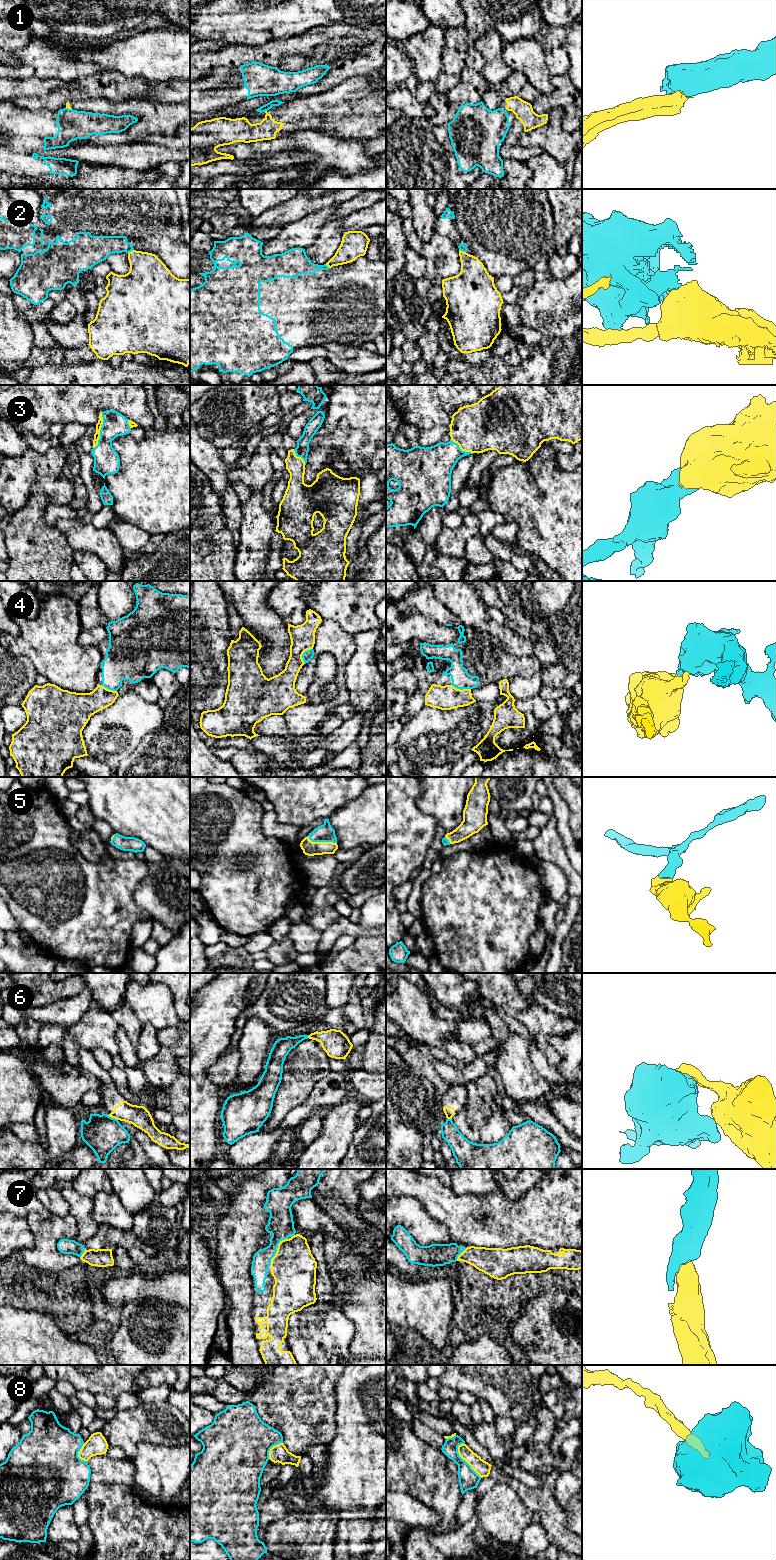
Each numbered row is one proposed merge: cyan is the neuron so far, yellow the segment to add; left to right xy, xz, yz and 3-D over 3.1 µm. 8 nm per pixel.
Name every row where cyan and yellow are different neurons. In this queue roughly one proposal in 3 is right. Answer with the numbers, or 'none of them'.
1, 2, 4, 6, 8

